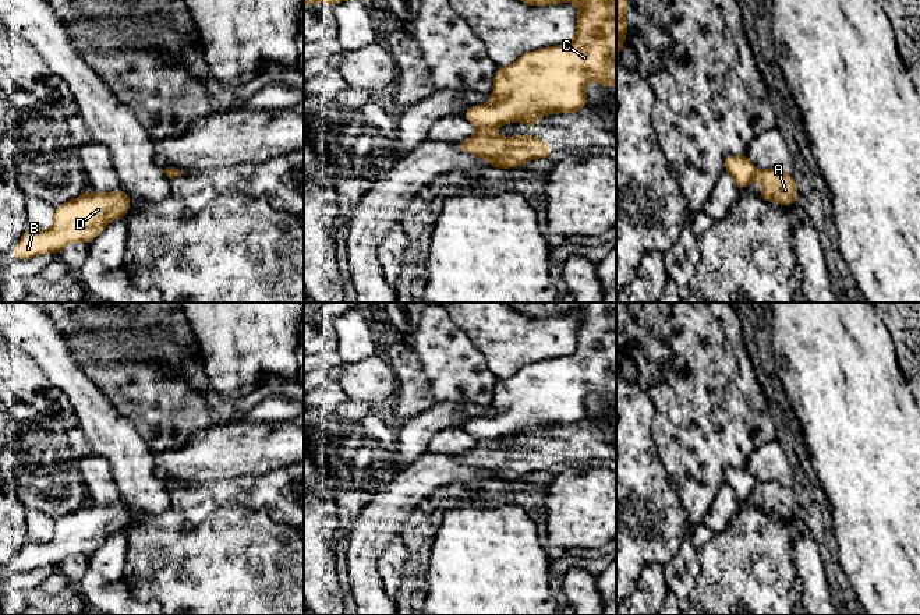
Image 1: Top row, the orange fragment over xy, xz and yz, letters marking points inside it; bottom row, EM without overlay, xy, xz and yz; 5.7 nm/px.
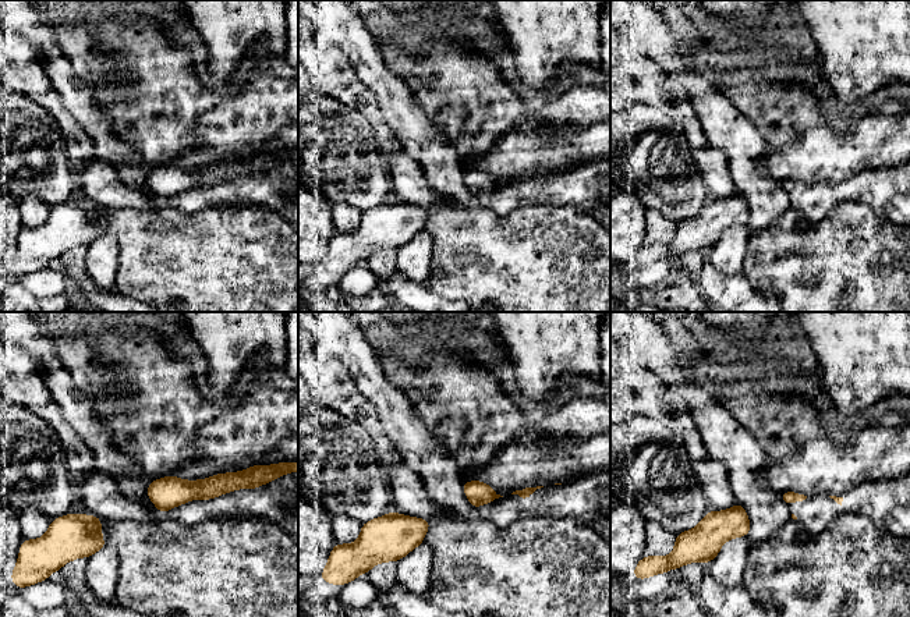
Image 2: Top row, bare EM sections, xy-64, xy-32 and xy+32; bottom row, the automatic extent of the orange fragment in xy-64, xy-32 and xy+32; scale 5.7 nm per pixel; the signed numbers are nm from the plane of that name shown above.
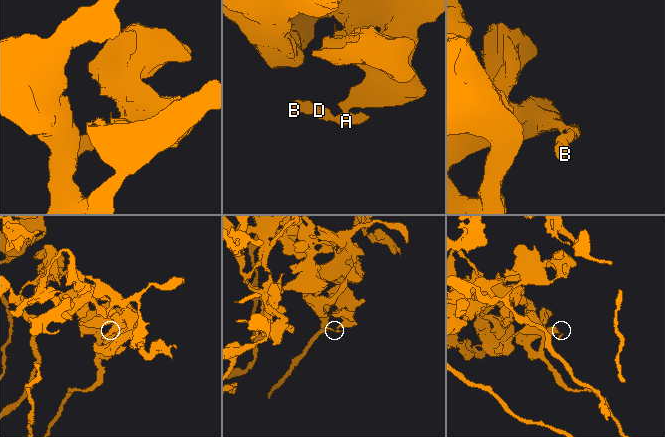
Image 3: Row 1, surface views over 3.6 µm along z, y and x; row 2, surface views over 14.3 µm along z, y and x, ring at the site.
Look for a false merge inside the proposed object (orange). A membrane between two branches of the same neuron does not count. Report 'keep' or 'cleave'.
cleave

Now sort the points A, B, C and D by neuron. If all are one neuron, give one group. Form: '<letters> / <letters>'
A B D / C

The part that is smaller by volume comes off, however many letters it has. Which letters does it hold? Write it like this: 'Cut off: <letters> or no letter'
Cut off: A, B, D

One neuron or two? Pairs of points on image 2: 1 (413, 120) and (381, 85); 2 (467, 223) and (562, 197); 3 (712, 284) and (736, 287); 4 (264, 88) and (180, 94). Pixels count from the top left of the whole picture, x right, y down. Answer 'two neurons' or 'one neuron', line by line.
1: one neuron
2: two neurons
3: one neuron
4: one neuron

